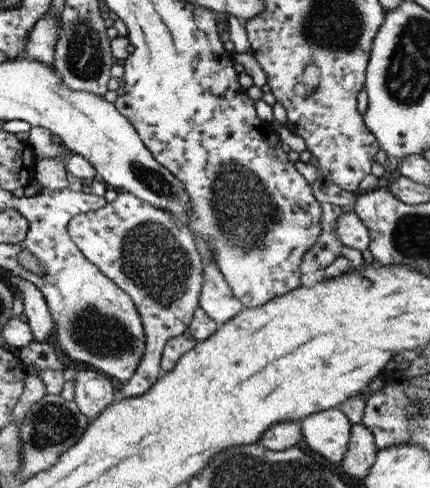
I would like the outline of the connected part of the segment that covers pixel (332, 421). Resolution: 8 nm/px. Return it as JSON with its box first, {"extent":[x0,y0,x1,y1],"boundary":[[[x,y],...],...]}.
{"extent":[300,407,351,464],"boundary":[[[338,407],[311,414],[300,424],[303,442],[333,464],[345,454],[351,425]]]}

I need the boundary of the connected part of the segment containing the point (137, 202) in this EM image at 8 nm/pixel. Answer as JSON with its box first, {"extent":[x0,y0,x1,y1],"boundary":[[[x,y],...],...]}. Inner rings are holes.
{"extent":[66,191,203,399],"boundary":[[[117,191],[116,195],[113,201],[106,202],[97,210],[73,216],[66,225],[66,232],[81,255],[131,298],[141,320],[145,341],[144,354],[122,389],[114,391],[114,398],[121,399],[143,394],[161,375],[160,355],[165,341],[184,334],[198,306],[203,285],[203,275],[201,275],[203,258],[195,237],[183,220],[165,209],[159,209],[142,201],[131,193]]]}

